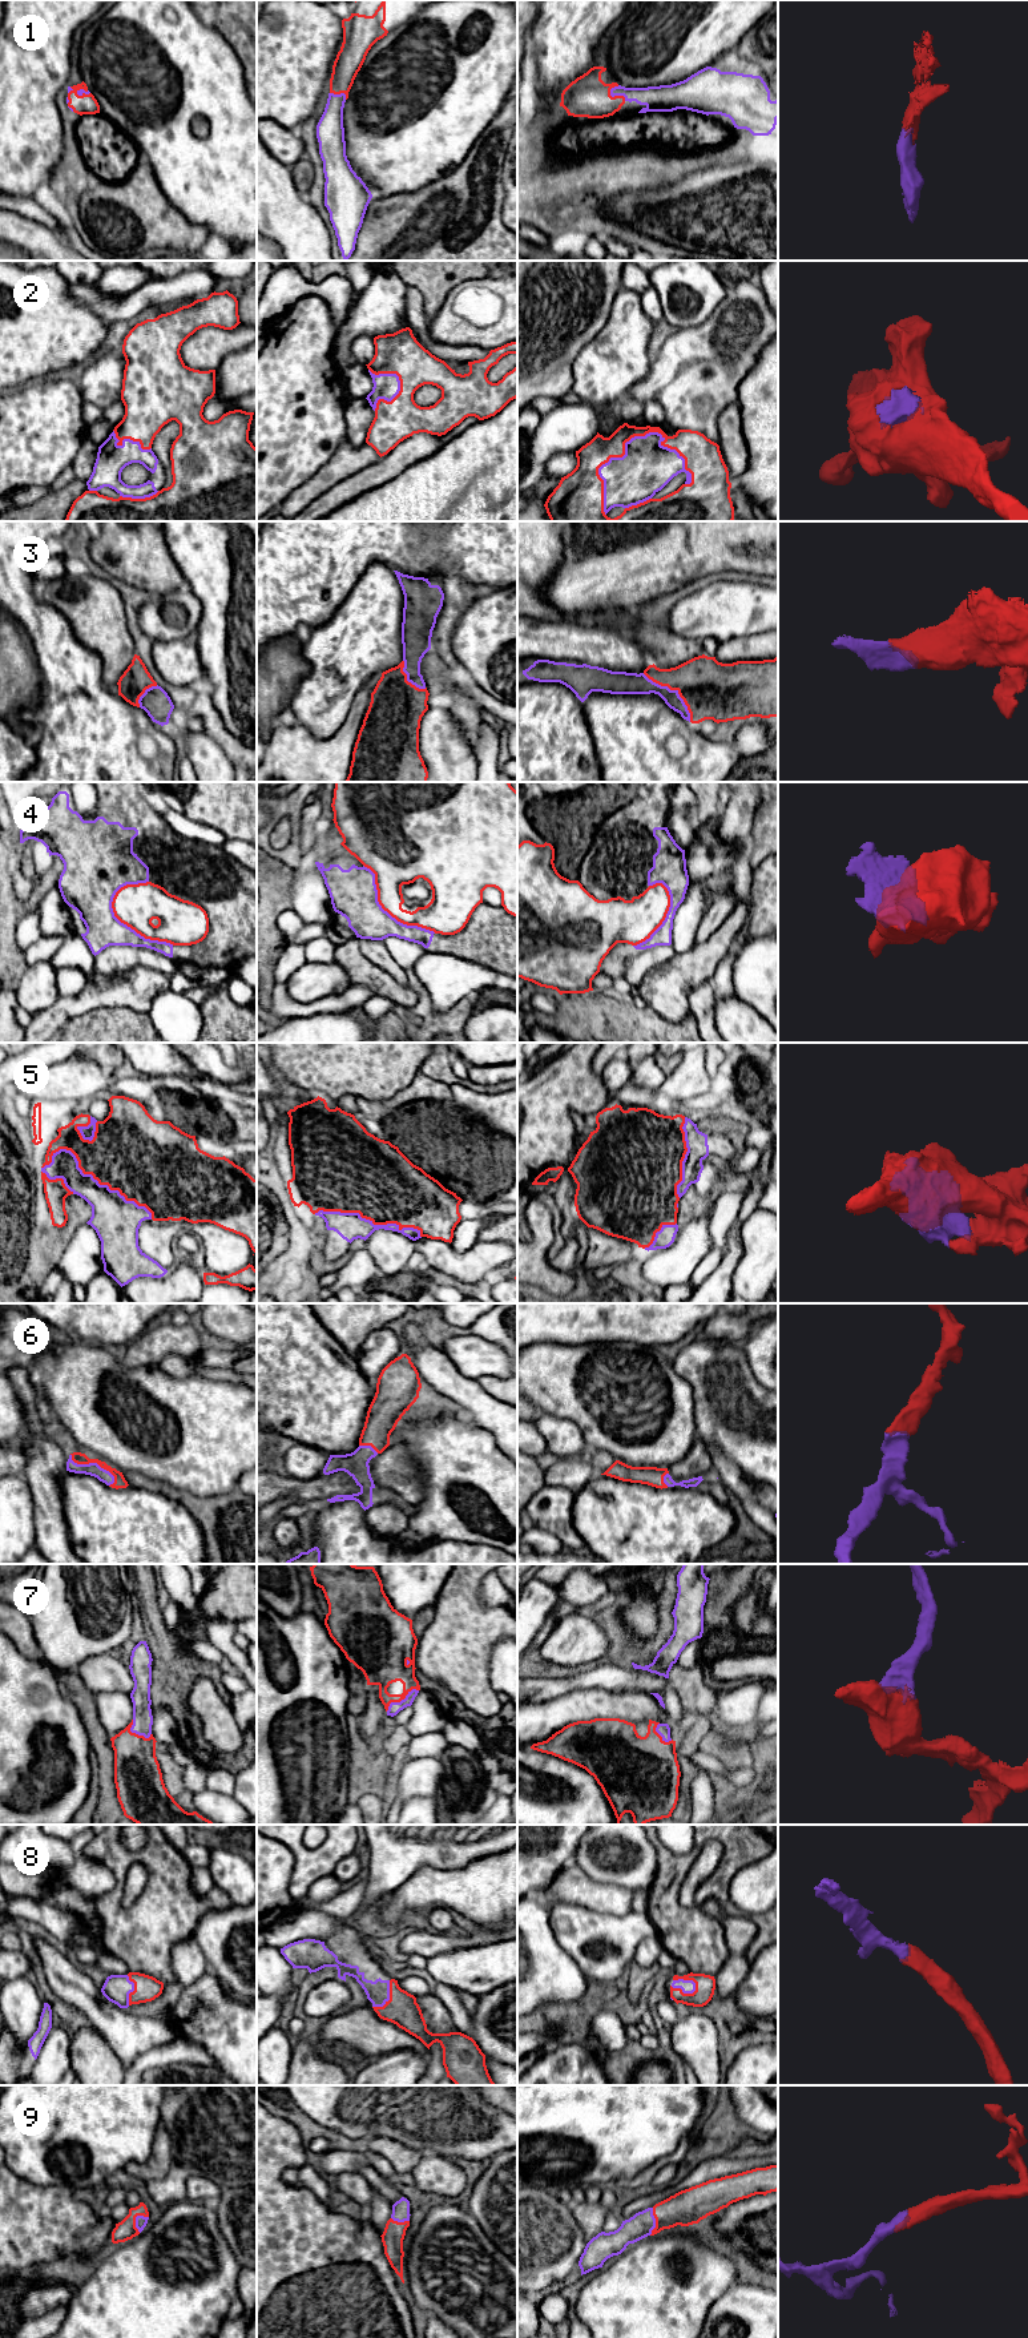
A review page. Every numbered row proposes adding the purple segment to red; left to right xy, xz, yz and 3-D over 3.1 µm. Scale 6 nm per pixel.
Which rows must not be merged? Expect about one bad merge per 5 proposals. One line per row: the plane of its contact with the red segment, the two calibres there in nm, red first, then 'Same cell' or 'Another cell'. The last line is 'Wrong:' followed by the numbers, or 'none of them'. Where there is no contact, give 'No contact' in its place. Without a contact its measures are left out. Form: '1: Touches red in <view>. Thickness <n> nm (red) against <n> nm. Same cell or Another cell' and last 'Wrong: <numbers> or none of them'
1: Touches red in yz. Thickness 260 nm (red) against 160 nm. Same cell
2: Touches red in yz. Thickness 240 nm (red) against 320 nm. Same cell
3: Touches red in yz. Thickness 360 nm (red) against 130 nm. Same cell
4: Touches red in xy. Thickness 260 nm (red) against 200 nm. Another cell
5: Touches red in xy. Thickness 460 nm (red) against 240 nm. Same cell
6: Touches red in xy. Thickness 70 nm (red) against 80 nm. Same cell
7: Touches red in xz. Thickness 260 nm (red) against 70 nm. Same cell
8: Touches red in yz. Thickness 130 nm (red) against 80 nm. Same cell
9: Touches red in xy. Thickness 120 nm (red) against 70 nm. Same cell
Wrong: 4

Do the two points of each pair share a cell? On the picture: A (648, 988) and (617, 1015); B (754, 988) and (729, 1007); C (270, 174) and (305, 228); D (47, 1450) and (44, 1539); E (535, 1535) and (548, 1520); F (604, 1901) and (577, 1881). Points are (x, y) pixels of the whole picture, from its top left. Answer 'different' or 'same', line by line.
A: different
B: different
C: same
D: same
E: different
F: same

